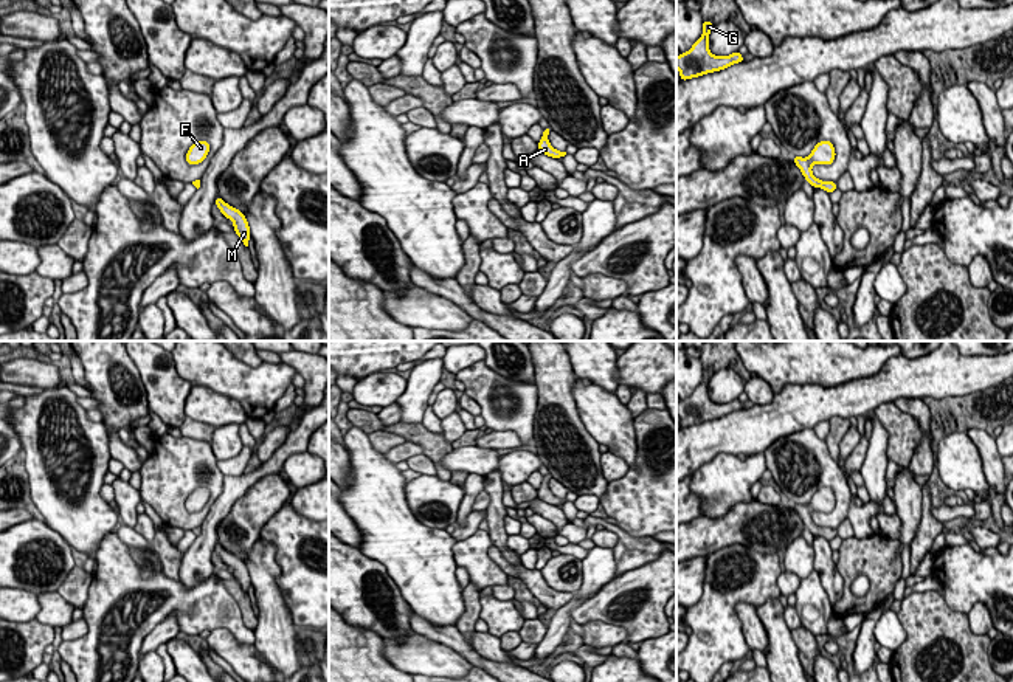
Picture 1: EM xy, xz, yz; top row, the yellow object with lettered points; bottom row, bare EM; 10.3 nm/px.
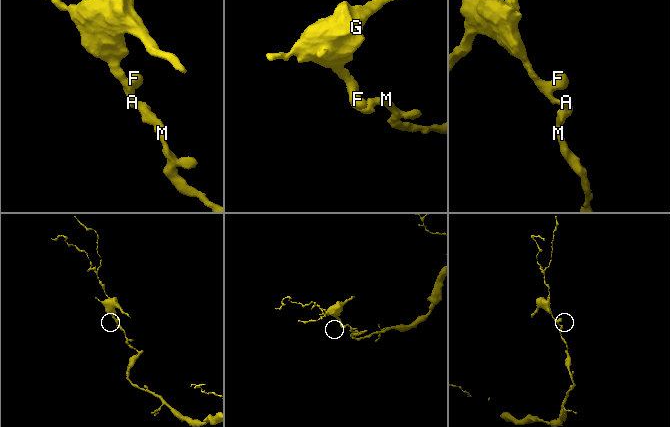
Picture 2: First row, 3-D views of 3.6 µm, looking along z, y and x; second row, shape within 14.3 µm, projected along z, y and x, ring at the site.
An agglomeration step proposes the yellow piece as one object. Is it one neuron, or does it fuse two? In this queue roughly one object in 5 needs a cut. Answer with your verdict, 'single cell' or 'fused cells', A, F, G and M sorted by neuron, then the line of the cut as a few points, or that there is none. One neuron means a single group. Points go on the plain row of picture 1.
single cell | A F G M | no cut

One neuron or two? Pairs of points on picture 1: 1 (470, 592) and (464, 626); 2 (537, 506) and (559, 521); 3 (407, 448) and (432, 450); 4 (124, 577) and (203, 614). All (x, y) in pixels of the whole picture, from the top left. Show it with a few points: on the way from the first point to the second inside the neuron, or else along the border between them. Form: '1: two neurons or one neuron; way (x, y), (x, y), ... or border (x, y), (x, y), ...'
1: one neuron; way (470, 600), (469, 619)
2: one neuron; way (542, 507), (554, 516)
3: two neurons; border (407, 440), (419, 445), (424, 453)
4: one neuron; way (146, 588), (168, 588), (180, 600), (188, 600)

